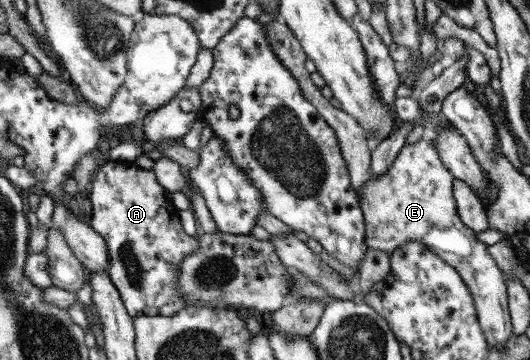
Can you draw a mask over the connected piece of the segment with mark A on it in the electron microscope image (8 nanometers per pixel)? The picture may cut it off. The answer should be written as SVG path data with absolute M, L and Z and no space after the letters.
M109 160L96 172L92 182L91 227L108 243L111 253L108 273L133 319L171 317L188 307L196 307L181 295L179 275L184 258L200 249L199 235L186 233L181 211L170 198L156 173L140 169L134 162Z

